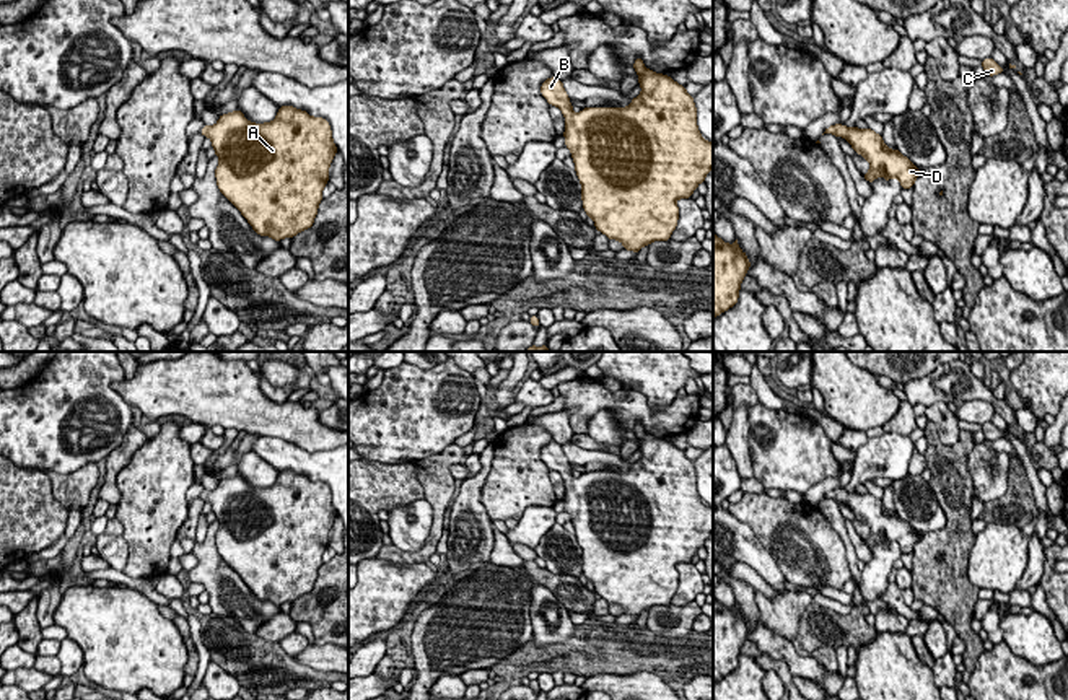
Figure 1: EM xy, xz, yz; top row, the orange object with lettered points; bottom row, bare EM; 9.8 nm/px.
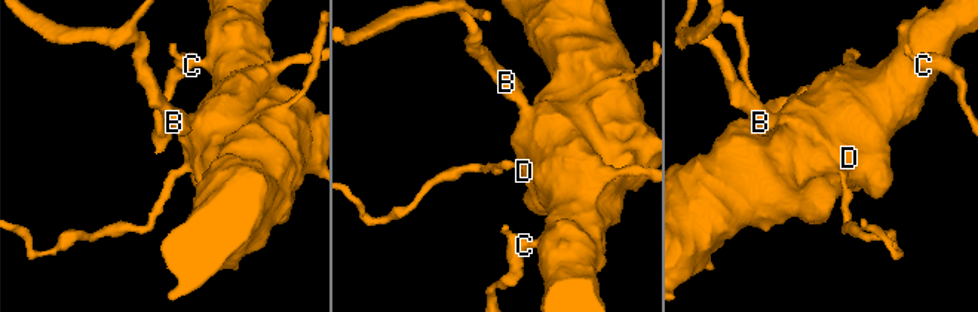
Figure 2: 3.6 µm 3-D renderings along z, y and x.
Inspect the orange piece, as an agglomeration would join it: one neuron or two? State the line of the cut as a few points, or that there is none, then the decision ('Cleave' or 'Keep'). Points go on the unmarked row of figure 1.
No split. Keep

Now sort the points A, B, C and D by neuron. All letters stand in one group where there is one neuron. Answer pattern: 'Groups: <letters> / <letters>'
Groups: A B C D

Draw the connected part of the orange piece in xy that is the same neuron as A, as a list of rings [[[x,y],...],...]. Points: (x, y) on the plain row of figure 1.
[[[282,470],[272,487],[256,488],[236,474],[221,479],[215,490],[204,490],[200,498],[212,505],[220,523],[215,534],[220,557],[257,599],[282,606],[313,591],[324,550],[329,547],[329,531],[339,516],[324,482]]]

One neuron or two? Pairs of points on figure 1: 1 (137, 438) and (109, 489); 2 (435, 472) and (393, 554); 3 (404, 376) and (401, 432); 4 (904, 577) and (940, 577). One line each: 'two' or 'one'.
1: one
2: one
3: one
4: two

